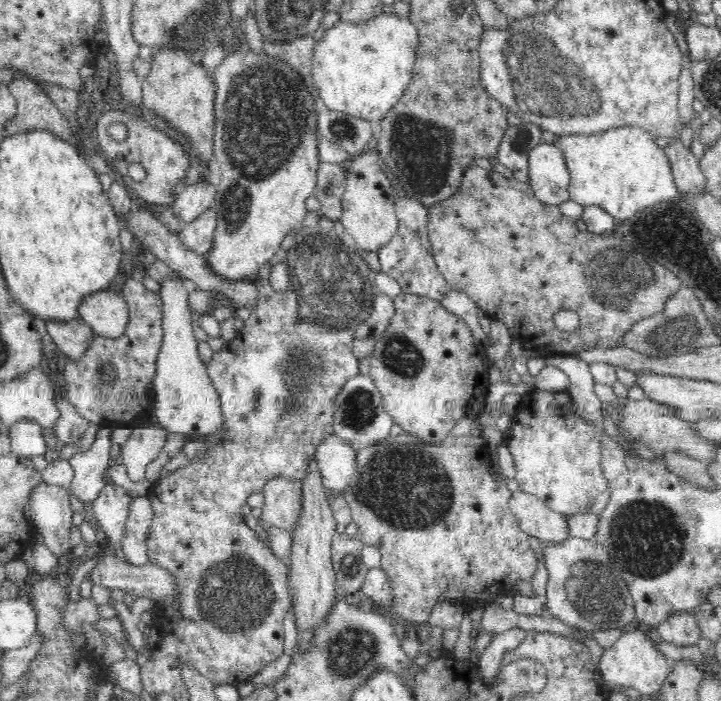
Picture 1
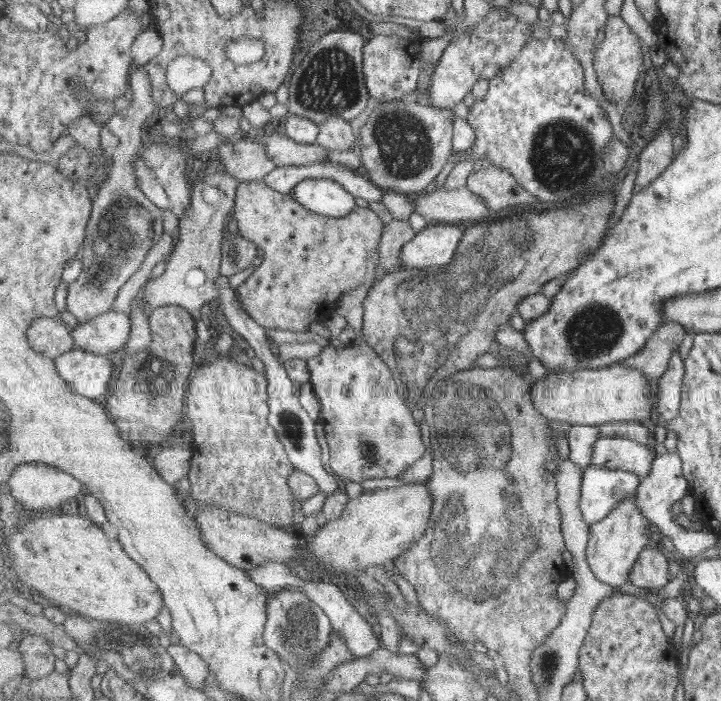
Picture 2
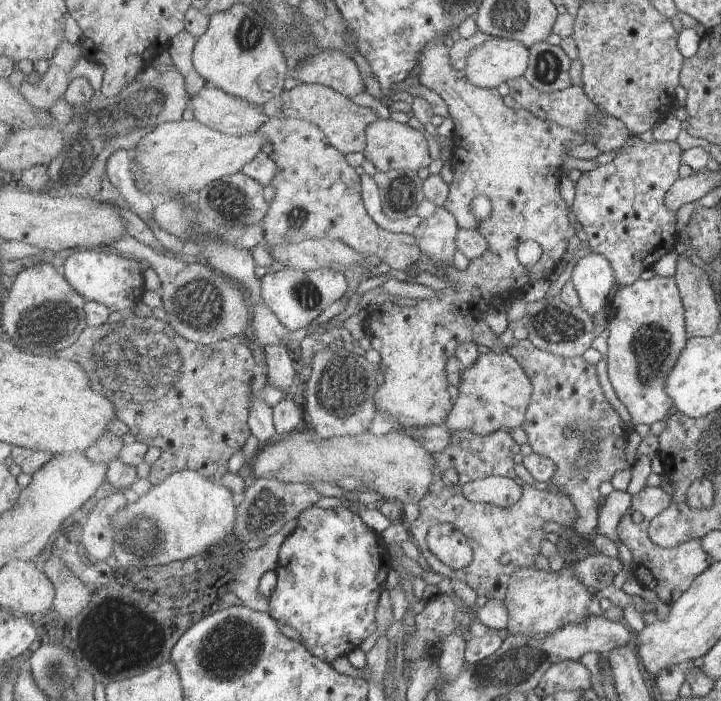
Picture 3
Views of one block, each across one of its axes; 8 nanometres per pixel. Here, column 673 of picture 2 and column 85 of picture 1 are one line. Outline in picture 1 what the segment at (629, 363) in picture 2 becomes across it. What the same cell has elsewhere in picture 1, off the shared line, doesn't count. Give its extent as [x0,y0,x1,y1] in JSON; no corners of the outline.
[47,318,95,361]

